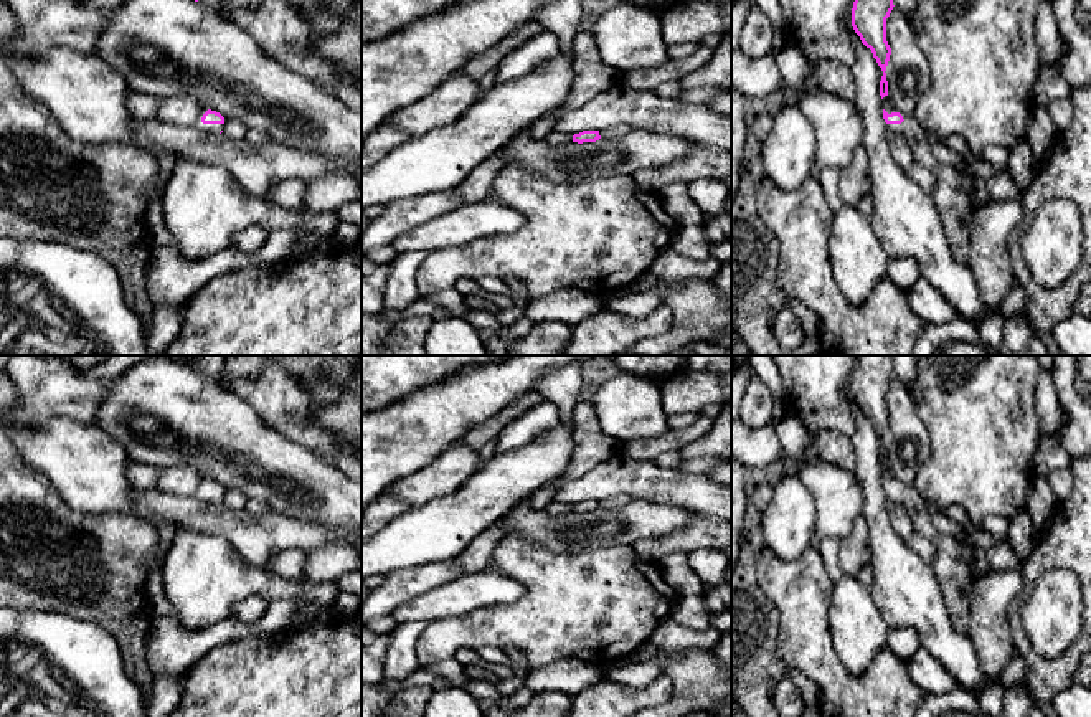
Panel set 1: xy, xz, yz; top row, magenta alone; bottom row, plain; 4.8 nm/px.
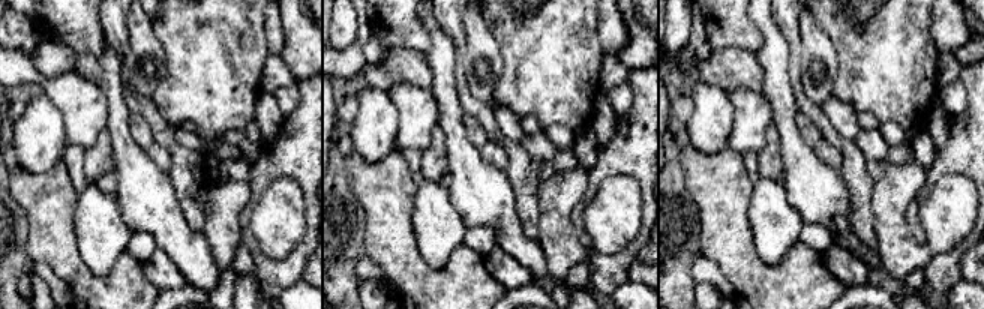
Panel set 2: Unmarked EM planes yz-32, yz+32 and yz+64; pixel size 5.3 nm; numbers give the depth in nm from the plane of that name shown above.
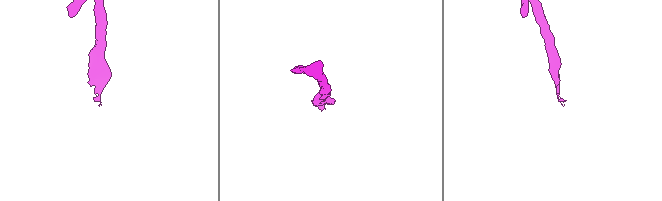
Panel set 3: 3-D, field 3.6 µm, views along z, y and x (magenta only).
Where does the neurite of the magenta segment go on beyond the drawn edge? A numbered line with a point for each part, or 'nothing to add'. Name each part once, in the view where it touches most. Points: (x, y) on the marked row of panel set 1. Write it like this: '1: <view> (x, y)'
1: yz (949, 194)

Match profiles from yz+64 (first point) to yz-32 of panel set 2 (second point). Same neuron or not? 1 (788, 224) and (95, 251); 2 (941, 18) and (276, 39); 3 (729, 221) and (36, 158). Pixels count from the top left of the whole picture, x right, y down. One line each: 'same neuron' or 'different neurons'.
1: same neuron
2: same neuron
3: different neurons

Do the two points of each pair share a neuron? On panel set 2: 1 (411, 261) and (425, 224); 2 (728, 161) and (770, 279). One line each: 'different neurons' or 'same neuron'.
1: different neurons
2: same neuron

